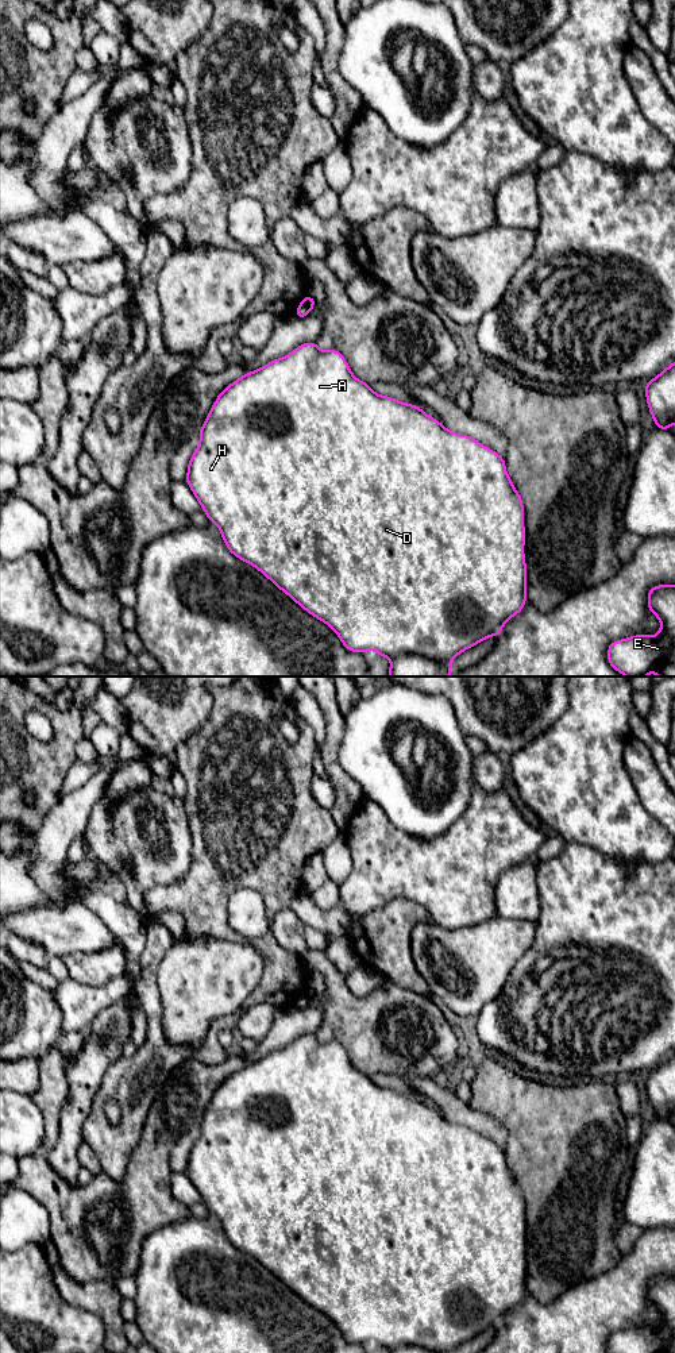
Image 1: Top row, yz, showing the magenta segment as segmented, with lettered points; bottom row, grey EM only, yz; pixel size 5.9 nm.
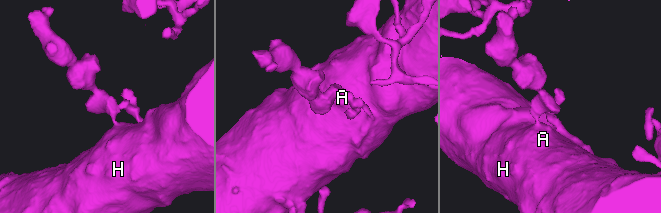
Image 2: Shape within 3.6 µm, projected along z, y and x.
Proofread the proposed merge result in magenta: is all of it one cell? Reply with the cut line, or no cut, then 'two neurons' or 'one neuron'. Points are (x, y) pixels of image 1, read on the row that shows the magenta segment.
cut in yz along (392, 658), (400, 654), (419, 654), (448, 663); two neurons

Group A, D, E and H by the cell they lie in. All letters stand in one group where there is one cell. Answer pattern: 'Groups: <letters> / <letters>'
Groups: A D H / E

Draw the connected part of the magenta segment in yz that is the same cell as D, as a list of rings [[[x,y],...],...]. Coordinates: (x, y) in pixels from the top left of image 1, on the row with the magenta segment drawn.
[[[315,342],[302,343],[286,356],[274,359],[255,371],[246,373],[243,377],[228,385],[225,390],[217,396],[212,409],[208,413],[205,424],[200,428],[200,446],[194,450],[189,460],[185,481],[188,482],[193,494],[198,500],[209,521],[215,523],[220,528],[221,539],[225,541],[227,550],[232,552],[235,556],[238,556],[240,560],[250,563],[251,566],[258,568],[278,589],[286,593],[308,613],[331,627],[339,636],[344,647],[351,652],[363,654],[366,651],[374,649],[378,652],[379,656],[386,656],[390,659],[402,654],[414,654],[435,662],[451,663],[452,659],[464,649],[474,647],[475,644],[481,643],[482,640],[490,636],[498,636],[505,622],[510,617],[520,613],[526,602],[526,566],[524,556],[524,506],[521,496],[516,492],[514,485],[512,483],[506,473],[505,459],[493,450],[477,442],[474,437],[451,432],[450,429],[443,427],[441,423],[439,423],[436,419],[424,413],[418,405],[400,402],[393,397],[377,394],[371,390],[369,383],[362,382],[360,379],[354,377],[344,356],[338,350],[321,351]]]

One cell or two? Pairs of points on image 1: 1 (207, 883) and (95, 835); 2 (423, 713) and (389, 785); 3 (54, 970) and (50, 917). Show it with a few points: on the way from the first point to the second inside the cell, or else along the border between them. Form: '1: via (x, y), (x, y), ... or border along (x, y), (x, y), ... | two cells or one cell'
1: border along (193, 843), (189, 870), (173, 883), (155, 886) | two cells
2: via (397, 712), (377, 729), (377, 759) | one cell
3: border along (50, 955), (61, 958) | two cells

